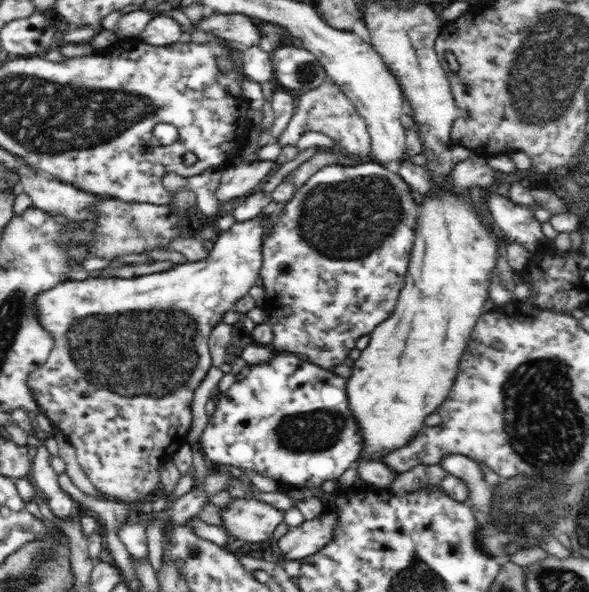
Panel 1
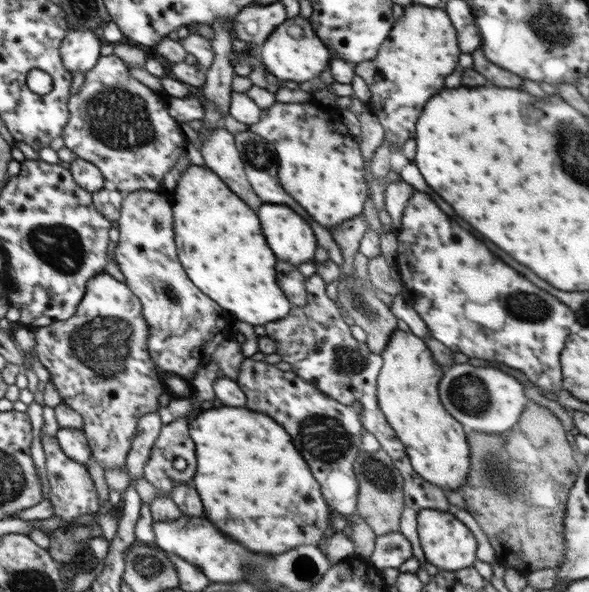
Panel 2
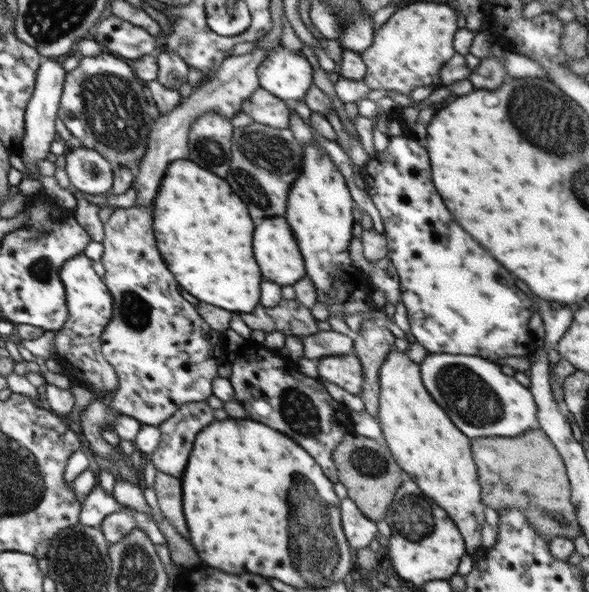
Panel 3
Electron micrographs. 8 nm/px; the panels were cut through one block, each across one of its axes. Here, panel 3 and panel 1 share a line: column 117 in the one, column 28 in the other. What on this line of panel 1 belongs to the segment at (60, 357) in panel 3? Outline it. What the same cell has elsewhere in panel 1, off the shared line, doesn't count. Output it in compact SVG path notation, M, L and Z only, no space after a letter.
M262 218L251 219L245 222L235 223L229 230L218 232L214 238L214 245L205 259L183 264L177 264L172 270L156 272L156 274L146 274L138 278L88 278L82 280L66 279L57 282L52 288L40 291L35 296L35 309L37 312L37 321L44 330L47 330L54 339L53 347L47 359L39 364L27 378L29 390L36 400L40 412L49 417L50 423L54 426L54 433L63 435L68 443L72 444L75 454L82 470L88 475L91 484L101 492L111 496L113 500L122 501L123 503L133 504L131 513L122 523L117 534L125 545L130 557L136 560L147 559L148 543L146 538L146 528L137 518L140 514L140 504L149 498L152 498L154 490L159 485L158 469L170 461L176 451L187 443L187 435L191 427L192 413L191 404L194 390L202 382L208 370L212 367L210 353L208 351L208 337L210 331L220 324L223 314L227 310L232 310L232 306L243 296L248 295L248 290L256 284L256 279L262 264L261 237L265 236L265 226L268 226Z

